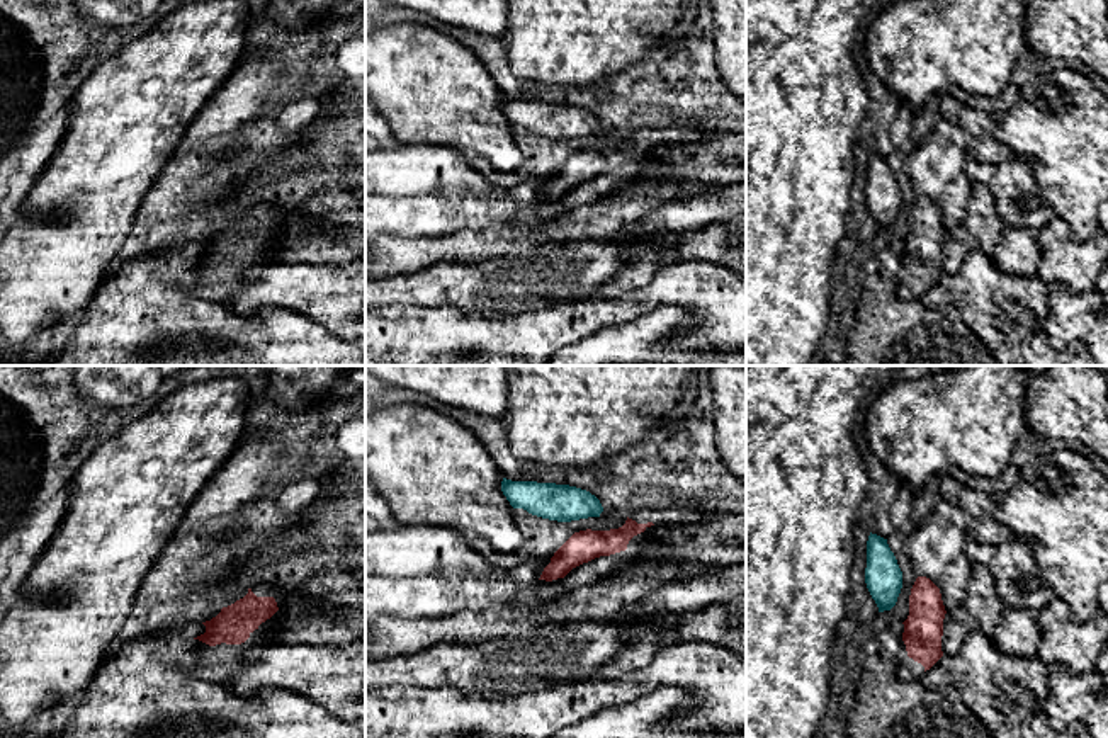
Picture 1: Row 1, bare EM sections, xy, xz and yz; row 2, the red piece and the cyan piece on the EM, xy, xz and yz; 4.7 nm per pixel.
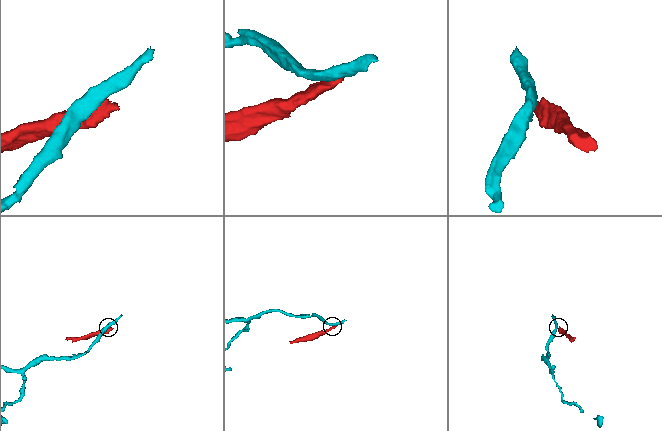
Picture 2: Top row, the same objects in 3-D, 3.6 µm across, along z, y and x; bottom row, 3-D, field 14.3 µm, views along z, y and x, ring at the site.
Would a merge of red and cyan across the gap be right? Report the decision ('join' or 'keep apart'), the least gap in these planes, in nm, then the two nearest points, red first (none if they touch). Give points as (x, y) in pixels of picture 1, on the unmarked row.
keep apart; 50 nm apart; from red across yz (911, 208), (901, 206)

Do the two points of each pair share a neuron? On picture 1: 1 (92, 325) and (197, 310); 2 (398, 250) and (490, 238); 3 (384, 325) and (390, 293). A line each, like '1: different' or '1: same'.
1: same
2: same
3: different

